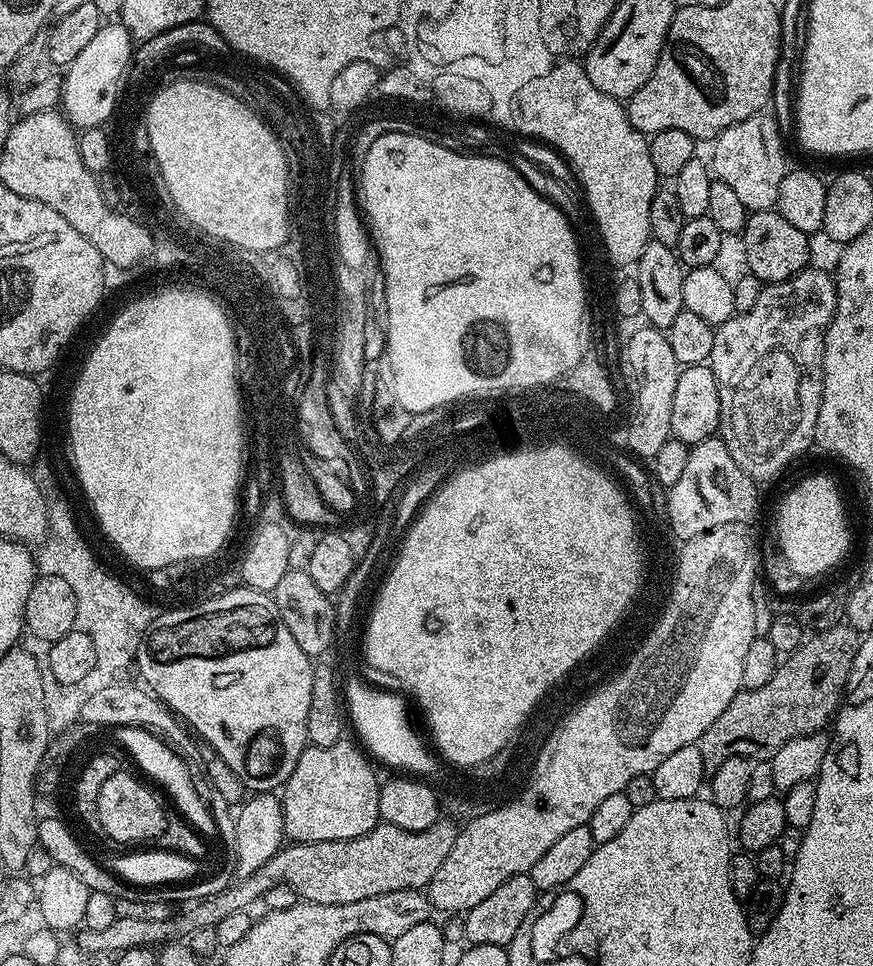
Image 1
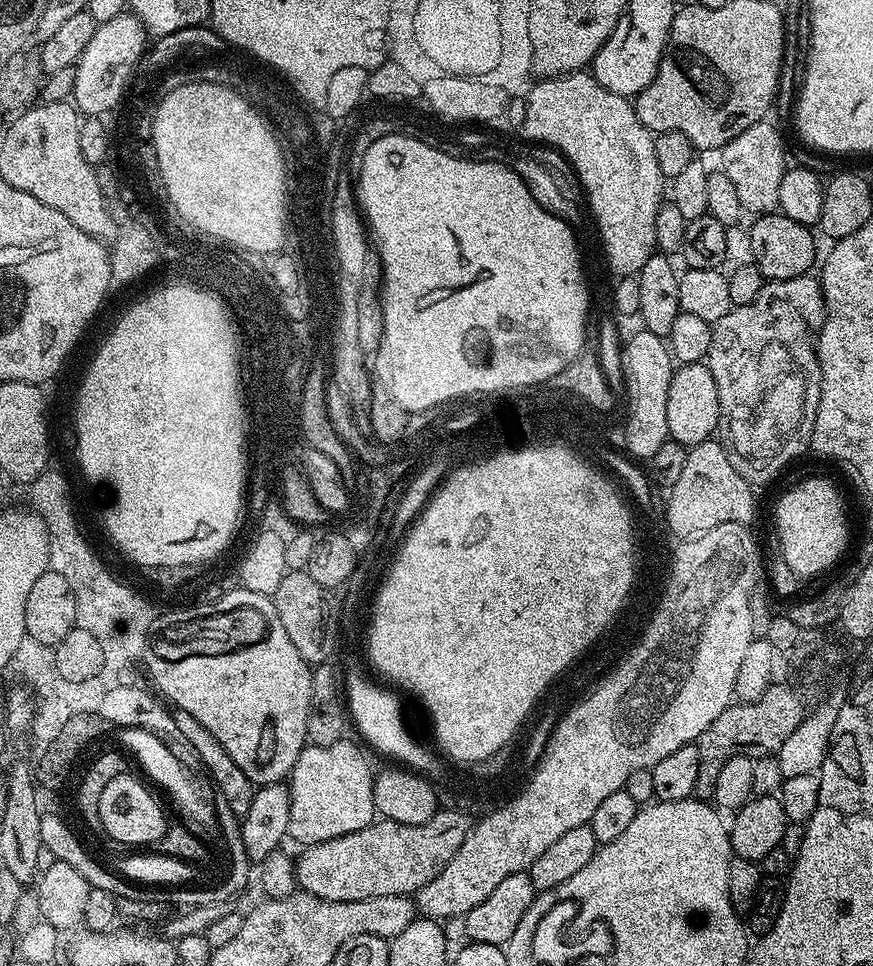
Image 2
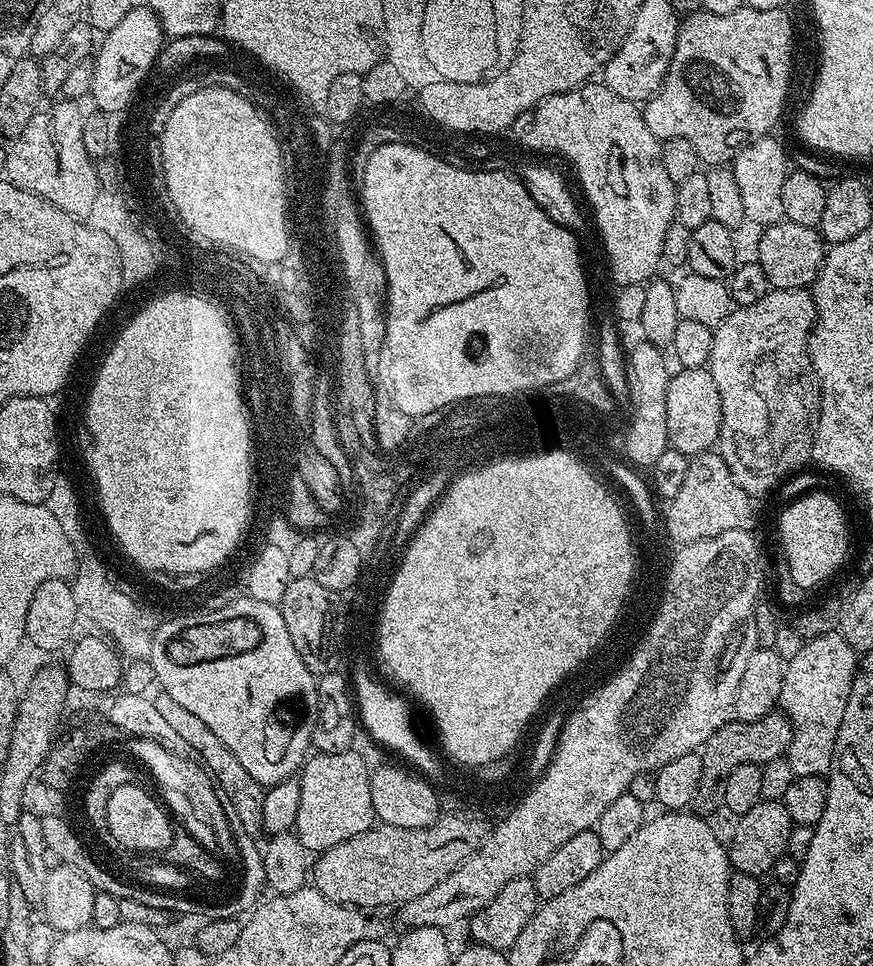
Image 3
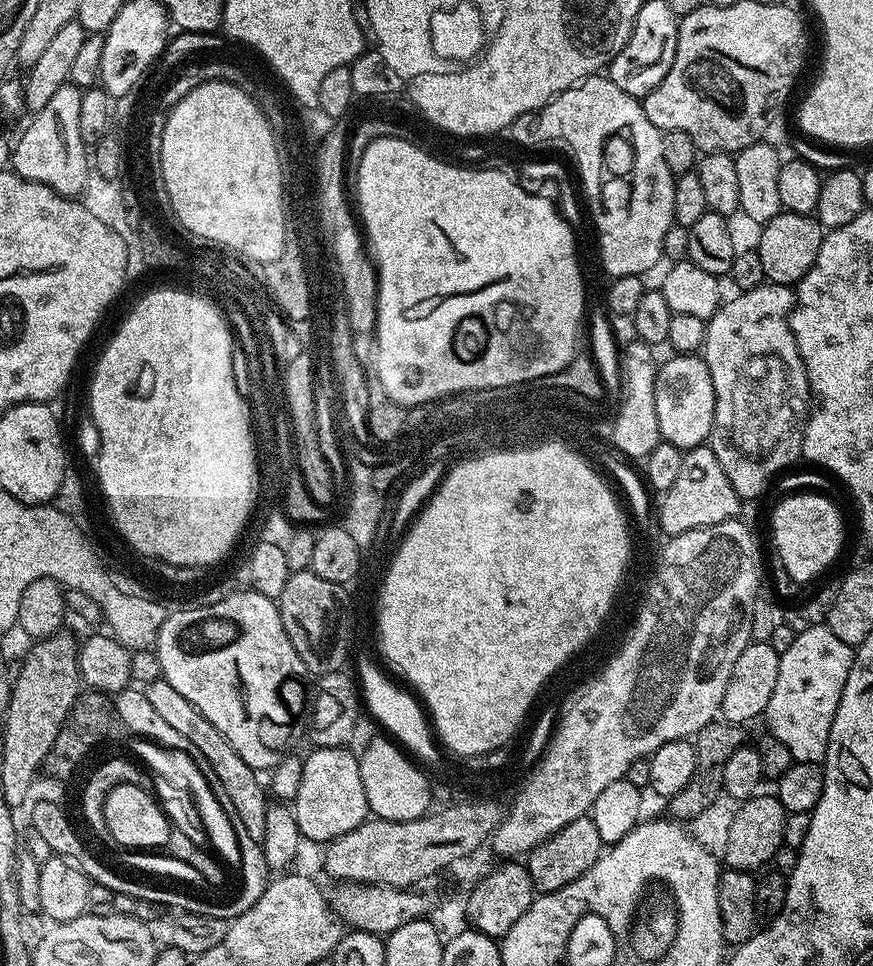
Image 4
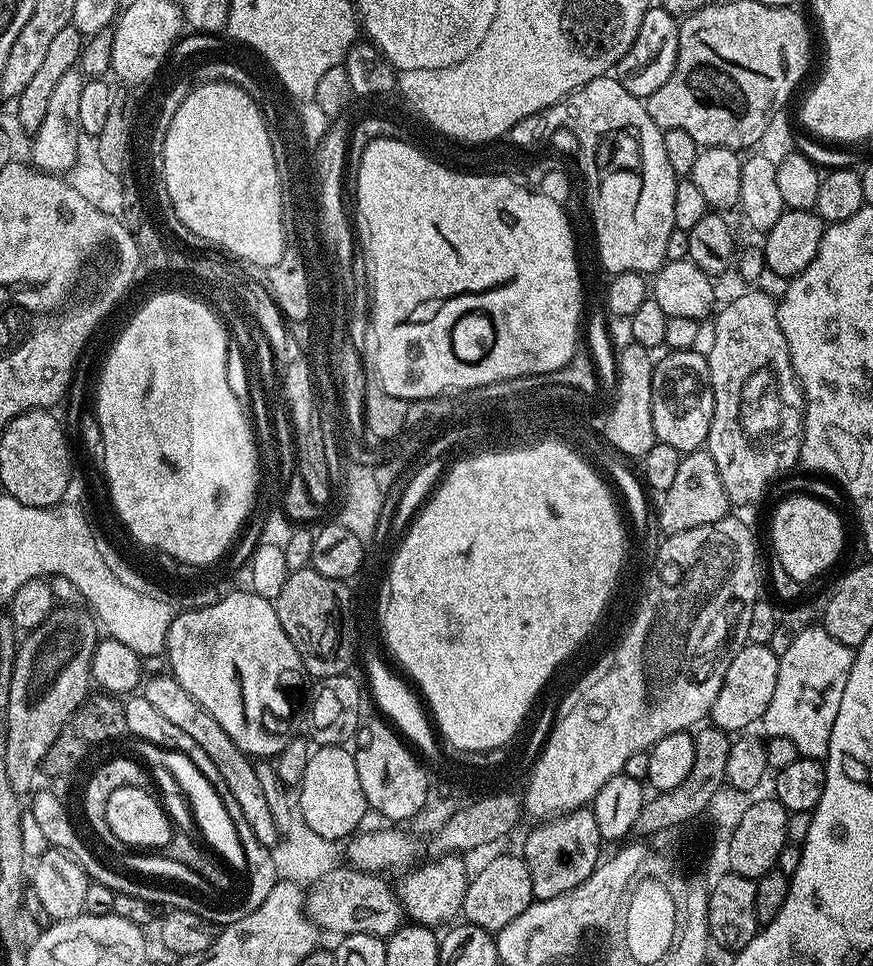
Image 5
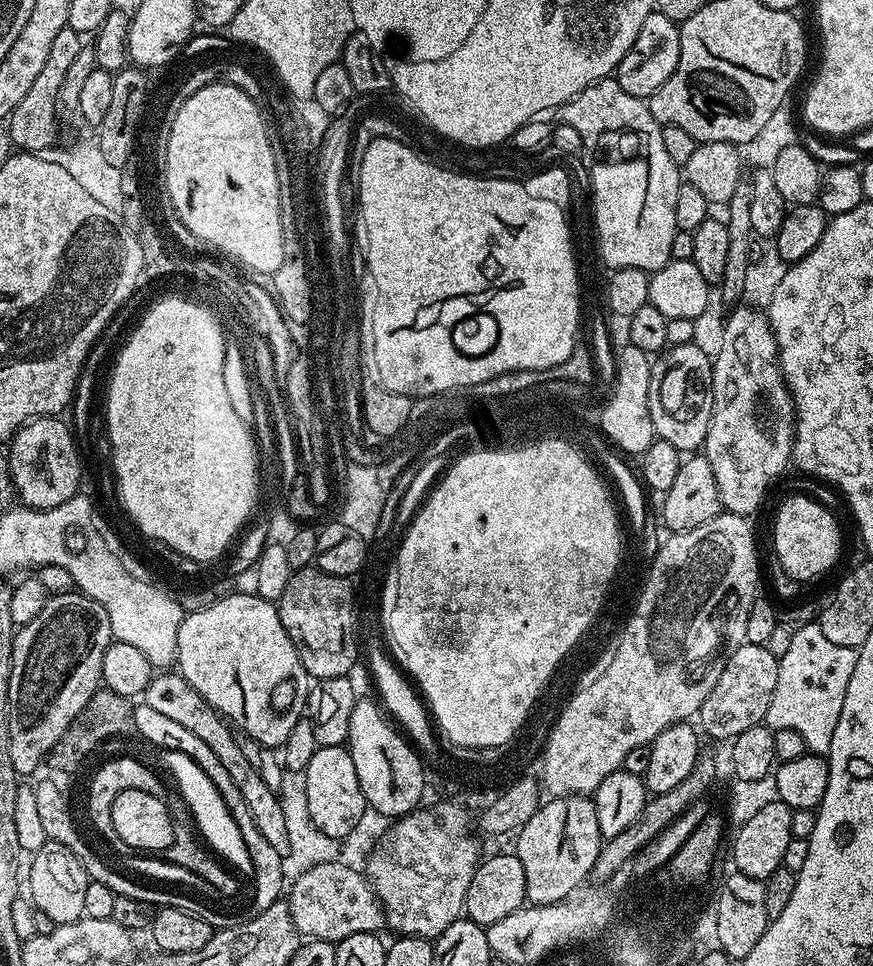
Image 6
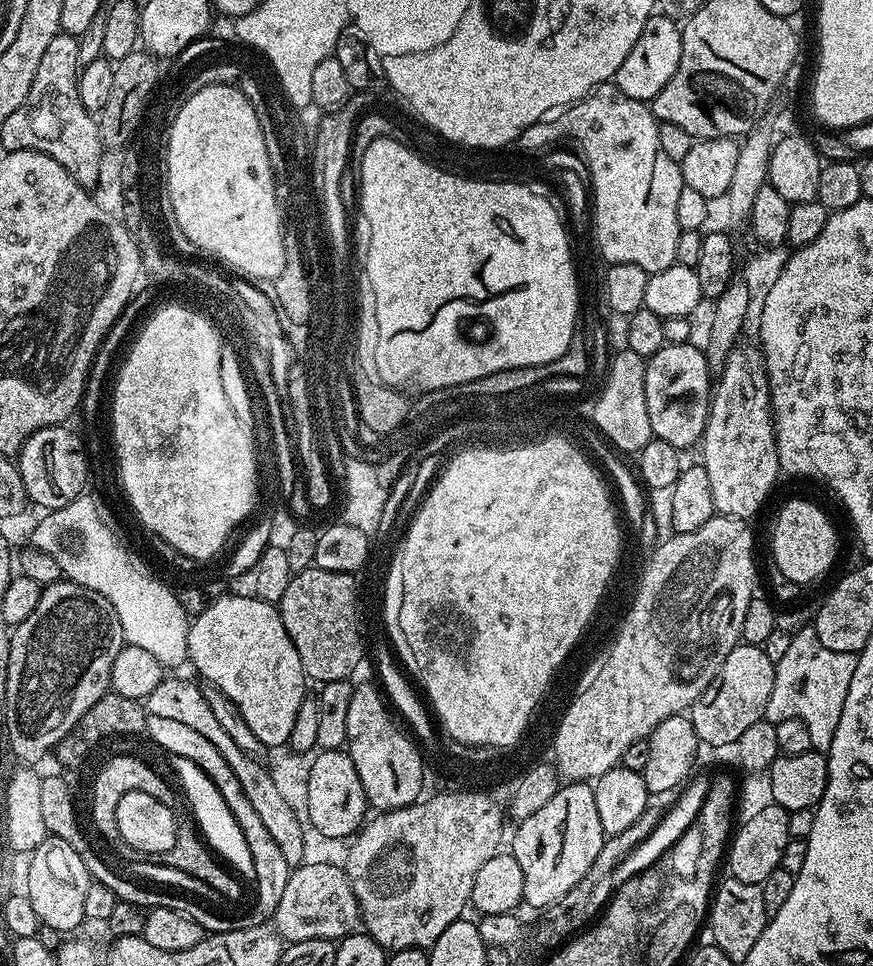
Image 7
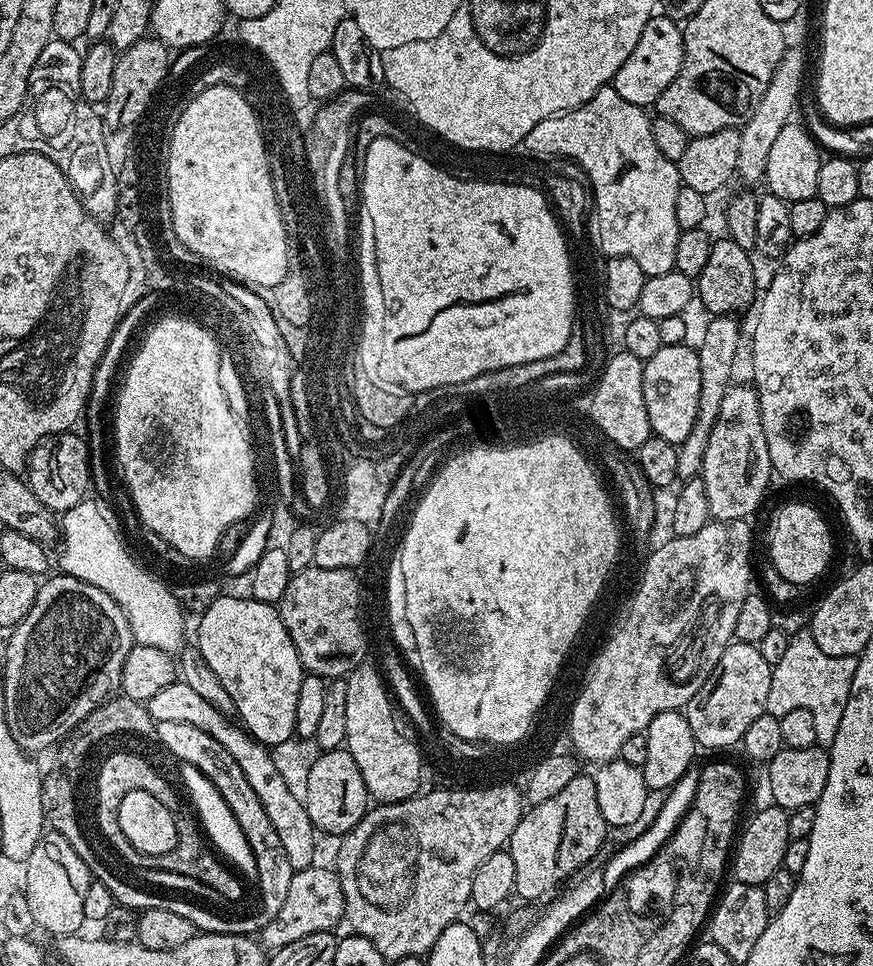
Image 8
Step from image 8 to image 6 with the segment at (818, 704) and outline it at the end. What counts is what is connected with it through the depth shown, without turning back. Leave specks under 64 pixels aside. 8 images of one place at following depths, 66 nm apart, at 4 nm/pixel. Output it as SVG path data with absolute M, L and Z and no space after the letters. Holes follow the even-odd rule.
M819 623L804 624L800 629L797 627L786 654L778 658L778 682L763 723L773 732L796 731L811 755L827 757L830 742L834 742L838 718L842 714L842 702L846 702L846 686L850 686L850 678L854 675L856 654L857 649L830 642L830 638L822 634Z

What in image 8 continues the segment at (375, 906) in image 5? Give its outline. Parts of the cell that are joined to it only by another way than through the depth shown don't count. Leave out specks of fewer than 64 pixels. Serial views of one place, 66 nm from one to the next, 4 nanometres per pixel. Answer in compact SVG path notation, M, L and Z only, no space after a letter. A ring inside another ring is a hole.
M301 868L293 871L282 910L278 910L274 919L260 929L258 939L265 949L275 950L290 946L290 942L298 942L298 938L306 938L306 934L332 932L335 924L344 919L344 895L335 871L330 868Z

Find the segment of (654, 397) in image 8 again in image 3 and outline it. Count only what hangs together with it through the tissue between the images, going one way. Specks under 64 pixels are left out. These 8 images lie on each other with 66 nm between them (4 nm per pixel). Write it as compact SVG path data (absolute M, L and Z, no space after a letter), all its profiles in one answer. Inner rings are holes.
M681 367L668 377L666 386L666 430L669 445L687 456L697 456L699 452L707 452L720 439L720 419L722 418L722 402L718 394L718 386L708 373L707 367Z

